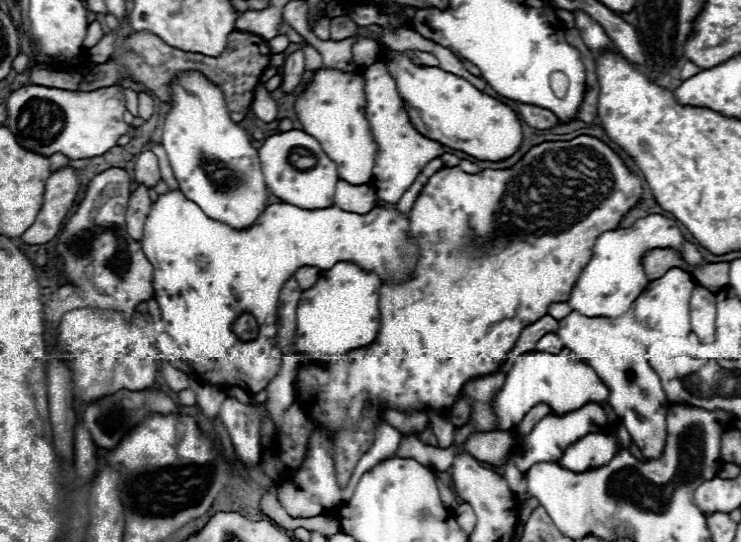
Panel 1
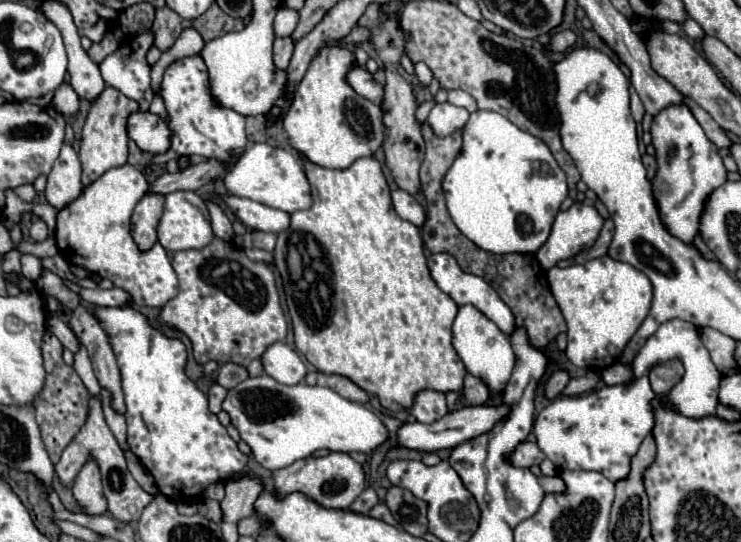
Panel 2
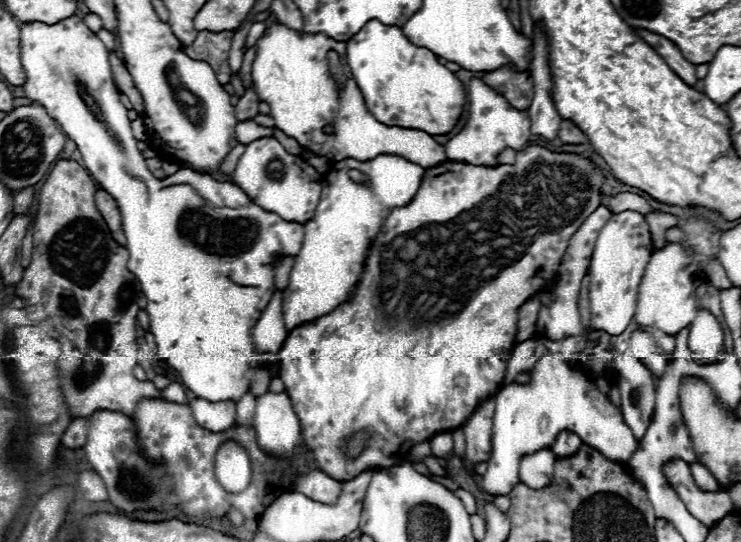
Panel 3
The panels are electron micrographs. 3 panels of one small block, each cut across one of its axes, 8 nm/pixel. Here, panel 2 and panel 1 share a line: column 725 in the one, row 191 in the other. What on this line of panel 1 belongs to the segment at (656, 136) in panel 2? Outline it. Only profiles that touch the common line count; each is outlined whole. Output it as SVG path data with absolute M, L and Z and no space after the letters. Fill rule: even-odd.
M168 190L166 194L160 194L156 202L152 202L144 222L140 246L148 262L154 266L152 290L162 312L166 334L178 346L184 346L184 358L192 370L206 384L232 384L250 394L264 390L280 372L282 352L276 338L278 294L284 282L298 268L316 266L326 270L336 262L352 260L366 270L374 270L382 282L386 282L390 276L406 276L416 264L416 246L408 242L408 214L402 216L390 208L374 208L370 214L354 214L338 210L338 206L330 206L326 210L302 210L290 204L270 204L250 228L234 230L224 222L208 218L182 194L182 190ZM244 312L250 312L260 324L260 334L252 342L242 342L232 332L234 320Z

